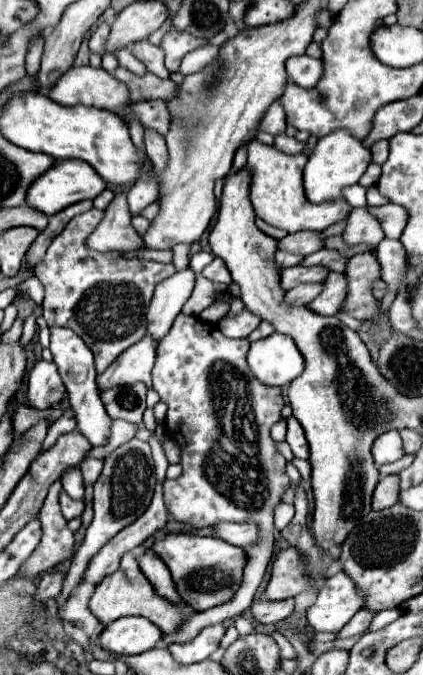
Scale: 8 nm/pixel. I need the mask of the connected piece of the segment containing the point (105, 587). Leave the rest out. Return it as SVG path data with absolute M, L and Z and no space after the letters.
M126 552L122 556L120 568L96 586L94 596L90 598L90 610L104 624L114 622L114 620L124 618L124 616L144 616L144 618L150 618L150 622L154 622L164 634L176 632L180 628L180 624L184 624L184 620L190 614L188 604L184 604L184 602L174 604L174 602L170 602L170 600L156 594L156 590L148 582L148 578L144 578L144 574L140 572L138 562L136 562L132 552Z

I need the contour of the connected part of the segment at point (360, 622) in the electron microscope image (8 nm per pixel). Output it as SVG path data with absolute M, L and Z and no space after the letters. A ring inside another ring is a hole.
M358 610L352 618L352 622L348 622L348 626L344 626L344 630L338 632L338 638L352 638L352 636L358 636L358 634L364 634L368 630L368 624L372 622L374 618L374 612L370 610Z

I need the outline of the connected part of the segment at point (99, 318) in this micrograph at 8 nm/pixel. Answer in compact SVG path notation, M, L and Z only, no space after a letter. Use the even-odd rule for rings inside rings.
M92 208L86 214L72 218L68 222L68 226L52 240L44 262L40 262L40 266L36 266L36 270L34 270L34 276L46 288L46 298L42 302L46 324L50 328L52 326L64 326L64 328L74 330L86 342L86 346L92 350L92 354L96 358L98 374L102 374L110 366L110 362L114 362L116 356L120 356L132 344L142 340L142 336L144 336L144 314L148 310L148 304L152 300L156 284L166 280L168 276L176 274L174 264L162 264L162 262L142 260L142 258L126 260L120 252L104 254L104 252L94 252L94 250L86 248L84 240L88 238L88 234L94 230L94 226L100 222L102 216L104 216L104 212Z

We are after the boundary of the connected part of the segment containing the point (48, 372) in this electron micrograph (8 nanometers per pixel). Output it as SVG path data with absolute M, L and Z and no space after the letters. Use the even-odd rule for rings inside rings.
M40 360L30 372L28 378L28 400L36 410L46 410L48 406L58 404L66 394L62 378L54 362Z

